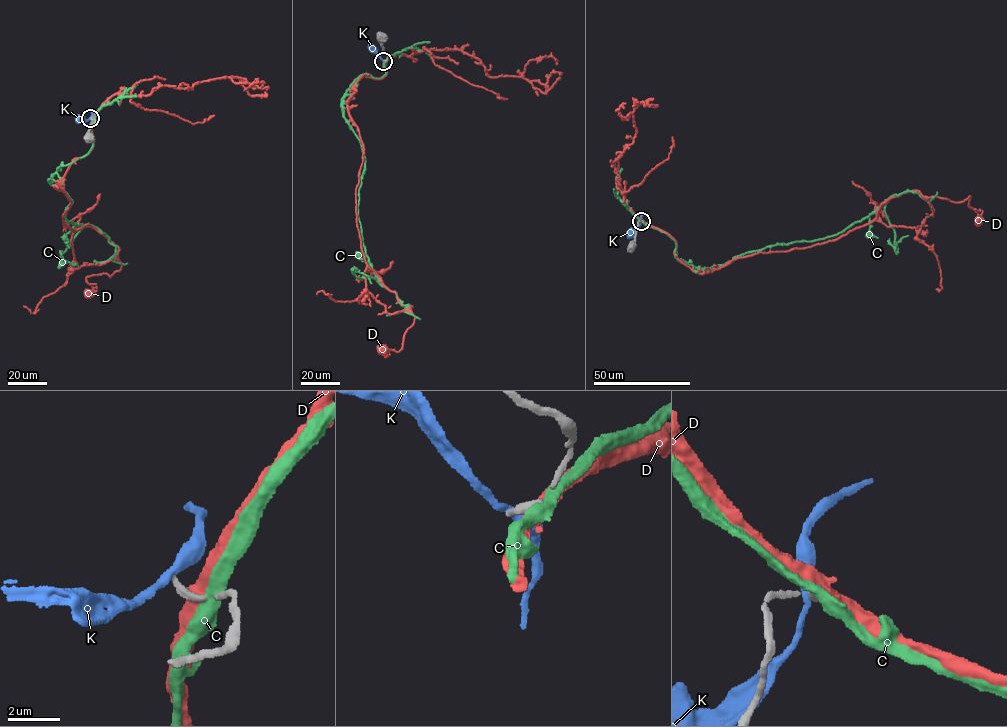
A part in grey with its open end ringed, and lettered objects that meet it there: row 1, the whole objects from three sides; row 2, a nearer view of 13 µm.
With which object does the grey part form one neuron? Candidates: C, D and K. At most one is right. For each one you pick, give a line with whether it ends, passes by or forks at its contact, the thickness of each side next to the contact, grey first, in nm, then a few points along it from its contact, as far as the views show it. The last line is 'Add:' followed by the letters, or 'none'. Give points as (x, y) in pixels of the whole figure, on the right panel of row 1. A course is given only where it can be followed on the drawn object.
Add: none

